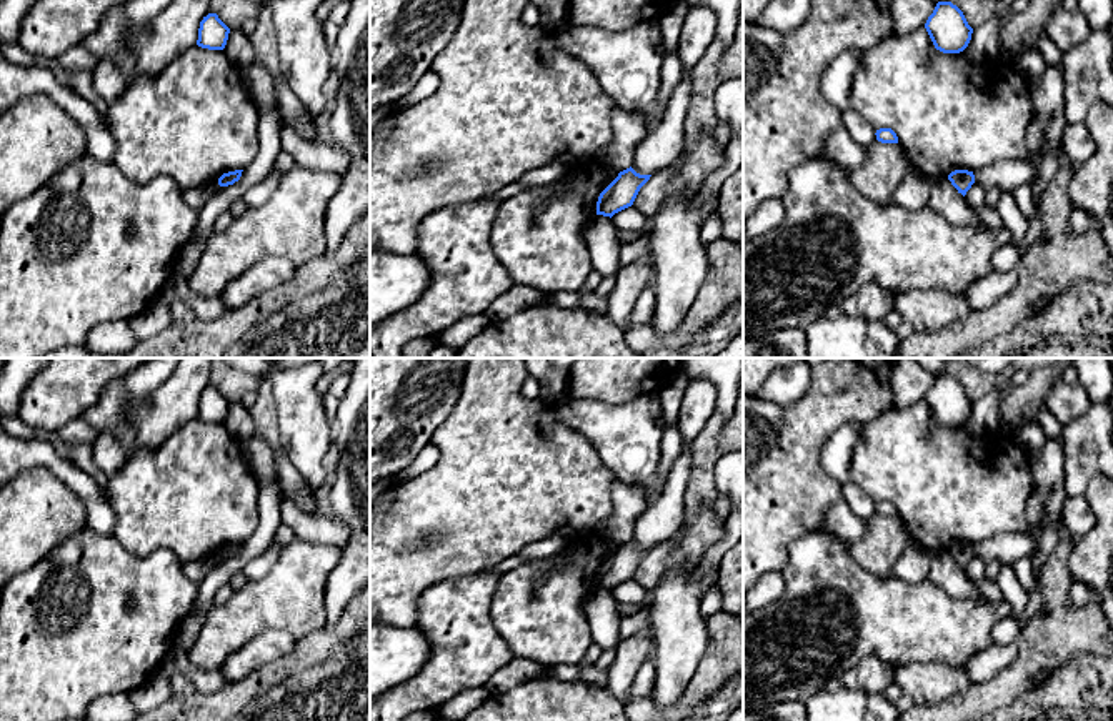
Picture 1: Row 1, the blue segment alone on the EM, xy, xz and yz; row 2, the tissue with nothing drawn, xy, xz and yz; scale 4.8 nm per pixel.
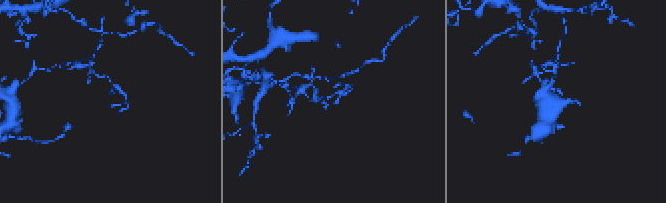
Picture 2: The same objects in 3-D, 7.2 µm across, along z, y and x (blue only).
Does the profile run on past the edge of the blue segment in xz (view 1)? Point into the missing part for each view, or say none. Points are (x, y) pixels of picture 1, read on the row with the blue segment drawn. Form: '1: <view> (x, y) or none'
1: none

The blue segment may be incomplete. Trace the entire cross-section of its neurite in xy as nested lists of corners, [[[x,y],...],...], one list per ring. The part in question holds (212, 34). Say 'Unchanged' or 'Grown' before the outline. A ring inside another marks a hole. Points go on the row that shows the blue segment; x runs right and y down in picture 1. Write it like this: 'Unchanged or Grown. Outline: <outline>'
Unchanged. Outline: [[[208,13],[200,22],[197,45],[208,50],[223,50],[228,33],[230,28],[218,18],[218,15]]]

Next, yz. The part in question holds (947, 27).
Unchanged. Outline: [[[938,2],[925,23],[925,28],[935,48],[943,53],[963,52],[973,33],[963,12],[951,2]]]

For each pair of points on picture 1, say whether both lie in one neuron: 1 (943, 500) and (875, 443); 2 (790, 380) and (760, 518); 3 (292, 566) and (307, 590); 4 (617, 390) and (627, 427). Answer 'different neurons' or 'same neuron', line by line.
1: same neuron
2: different neurons
3: same neuron
4: different neurons

